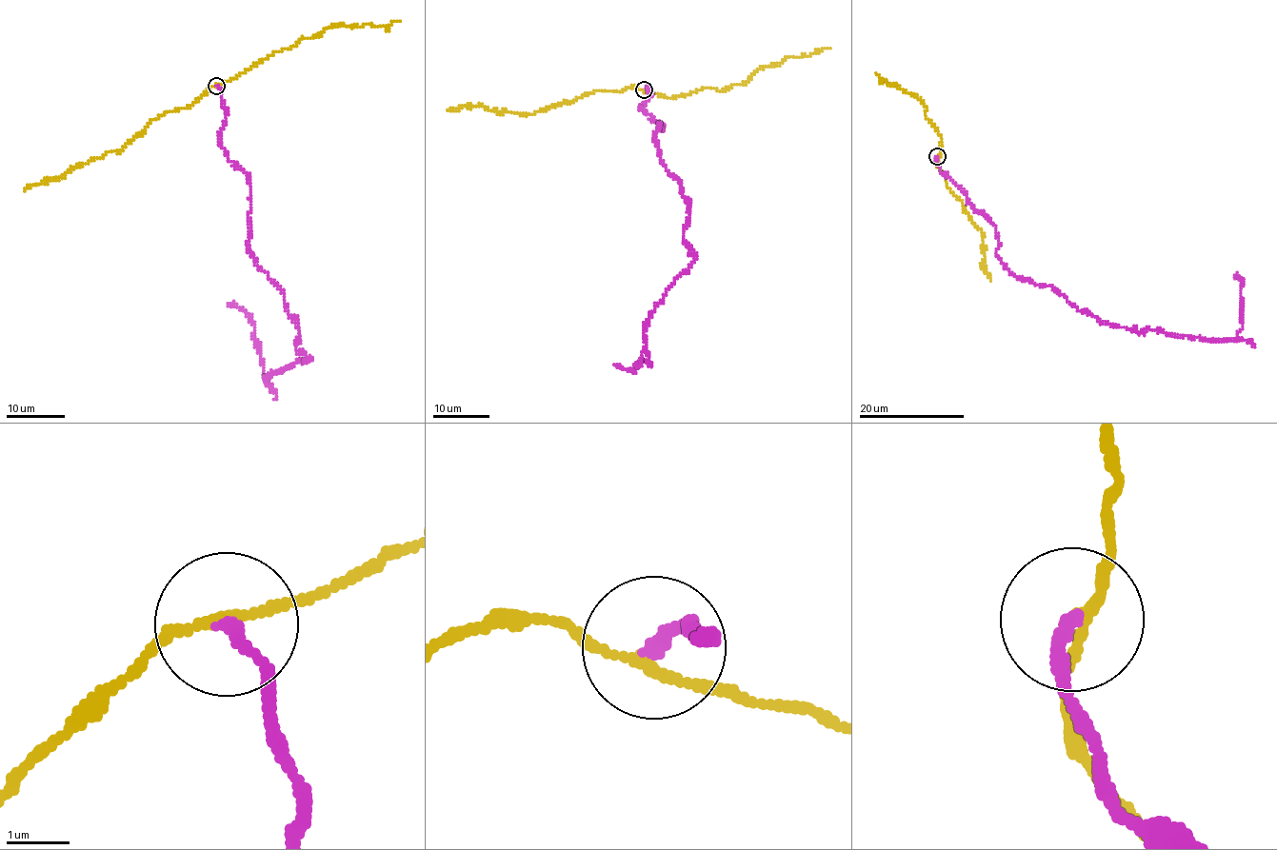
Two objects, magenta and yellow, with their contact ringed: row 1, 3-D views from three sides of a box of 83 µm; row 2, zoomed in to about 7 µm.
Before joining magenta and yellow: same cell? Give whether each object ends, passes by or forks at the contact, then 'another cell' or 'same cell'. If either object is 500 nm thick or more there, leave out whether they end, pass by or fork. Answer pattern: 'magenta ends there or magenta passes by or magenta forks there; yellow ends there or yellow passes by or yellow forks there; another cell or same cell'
magenta ends there; yellow passes by; another cell

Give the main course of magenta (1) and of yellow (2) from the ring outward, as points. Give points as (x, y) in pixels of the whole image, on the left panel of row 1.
1: (216, 85), (221, 146), (249, 186), (247, 243), (309, 359), (268, 385), (254, 323), (227, 303)
2: (216, 85), (203, 92), (192, 105), (159, 114), (120, 151), (106, 152), (25, 190)

